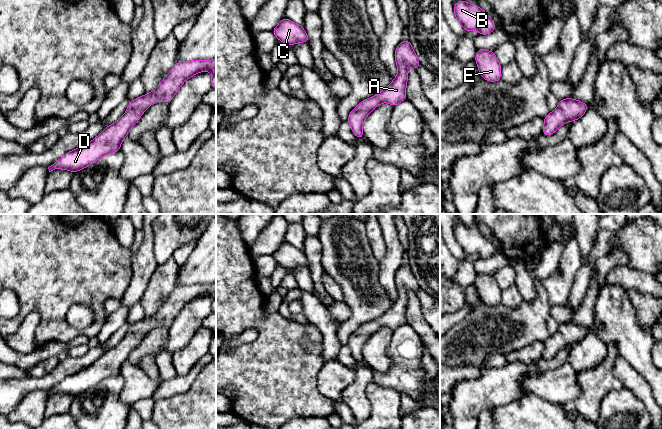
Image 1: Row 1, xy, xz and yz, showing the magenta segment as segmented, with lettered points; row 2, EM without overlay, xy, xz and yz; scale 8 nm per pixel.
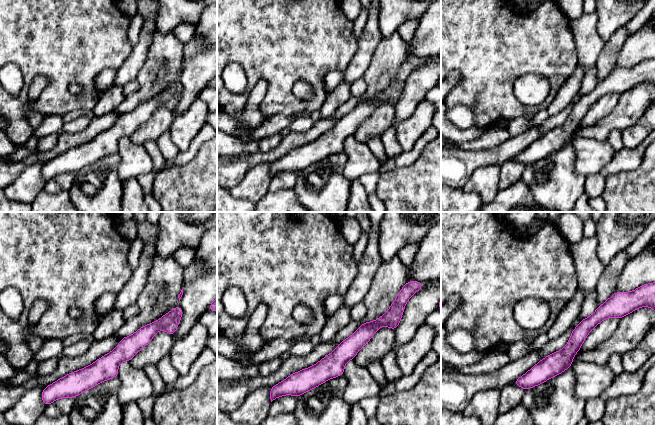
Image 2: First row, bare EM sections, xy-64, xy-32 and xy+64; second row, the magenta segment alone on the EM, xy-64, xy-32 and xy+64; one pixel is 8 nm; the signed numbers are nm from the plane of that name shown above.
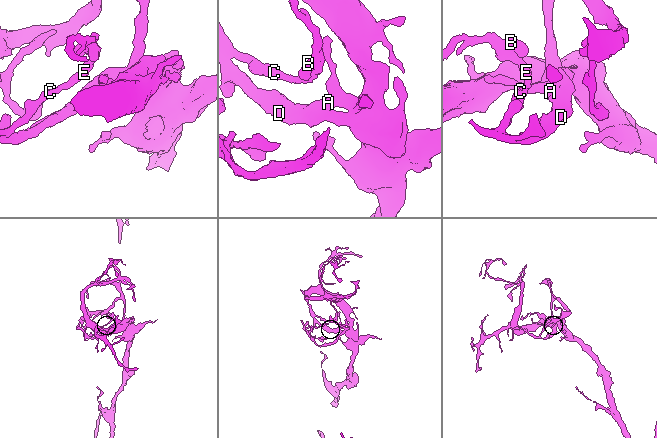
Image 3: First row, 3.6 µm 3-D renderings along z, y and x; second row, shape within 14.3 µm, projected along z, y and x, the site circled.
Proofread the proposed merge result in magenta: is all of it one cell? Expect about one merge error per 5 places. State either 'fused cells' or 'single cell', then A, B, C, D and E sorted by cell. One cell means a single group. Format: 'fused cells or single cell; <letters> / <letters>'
single cell; A B C D E

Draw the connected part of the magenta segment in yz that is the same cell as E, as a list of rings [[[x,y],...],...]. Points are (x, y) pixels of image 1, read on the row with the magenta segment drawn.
[[[478,49],[475,61],[482,79],[491,82],[501,80],[502,66],[493,51]]]

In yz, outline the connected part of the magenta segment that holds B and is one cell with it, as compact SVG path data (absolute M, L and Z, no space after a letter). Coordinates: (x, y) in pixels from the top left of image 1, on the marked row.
M461 0L454 5L453 12L466 31L477 30L480 35L488 35L495 30L490 16L476 5Z

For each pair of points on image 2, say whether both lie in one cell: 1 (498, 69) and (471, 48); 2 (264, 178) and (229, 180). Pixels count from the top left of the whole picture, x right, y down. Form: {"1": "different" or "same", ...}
{"1": "same", "2": "different"}

